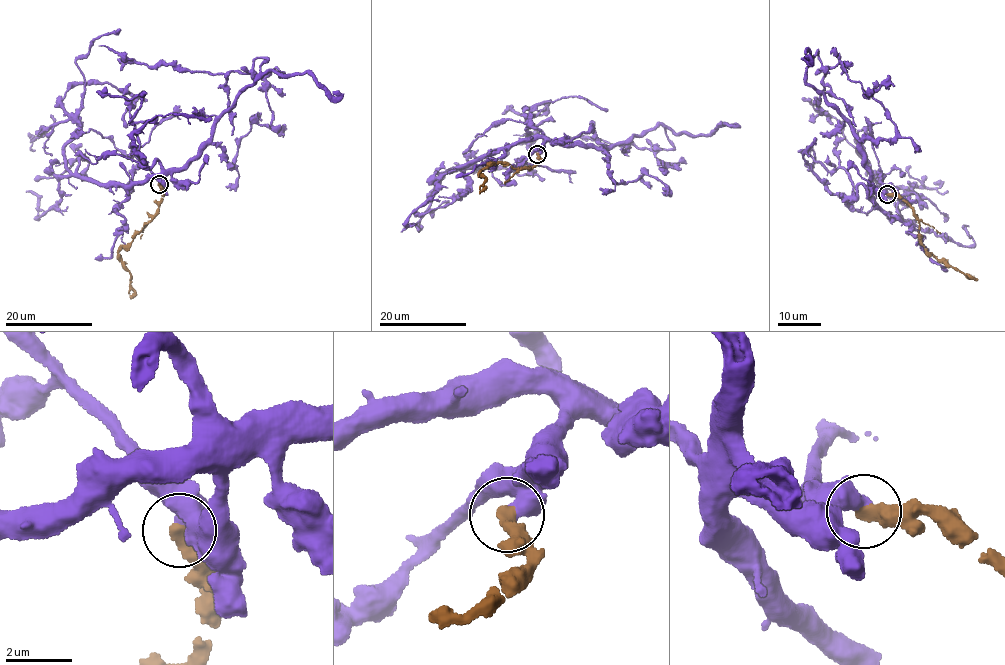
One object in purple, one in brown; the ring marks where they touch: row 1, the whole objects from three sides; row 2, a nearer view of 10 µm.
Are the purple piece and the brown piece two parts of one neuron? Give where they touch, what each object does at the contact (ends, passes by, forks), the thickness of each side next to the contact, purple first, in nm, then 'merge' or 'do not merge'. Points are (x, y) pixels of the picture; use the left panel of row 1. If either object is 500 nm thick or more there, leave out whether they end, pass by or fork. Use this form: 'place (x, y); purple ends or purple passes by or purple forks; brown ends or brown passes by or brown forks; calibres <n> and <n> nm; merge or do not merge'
place (159, 184); calibres 550 and 380 nm; do not merge

